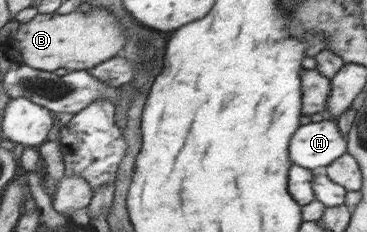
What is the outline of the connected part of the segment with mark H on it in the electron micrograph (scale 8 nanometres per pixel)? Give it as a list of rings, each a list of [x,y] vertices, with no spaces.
[[[329,117],[319,122],[306,121],[296,130],[289,150],[291,164],[315,173],[347,152],[347,134]]]

